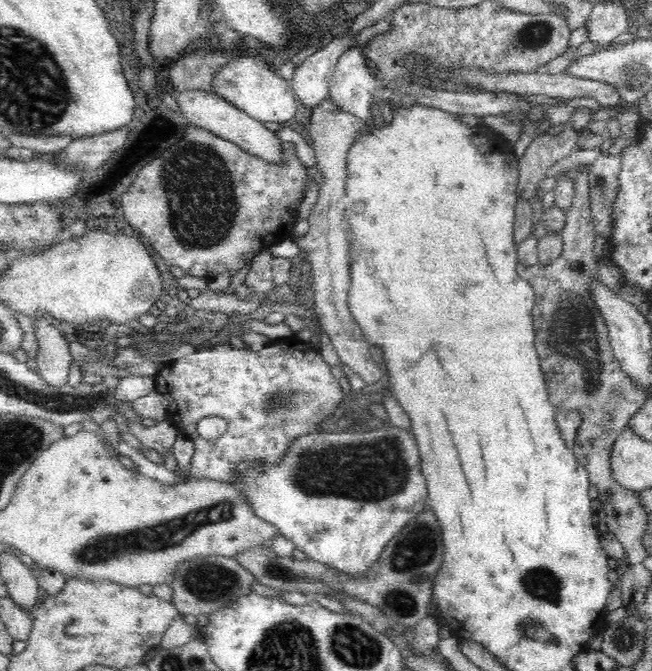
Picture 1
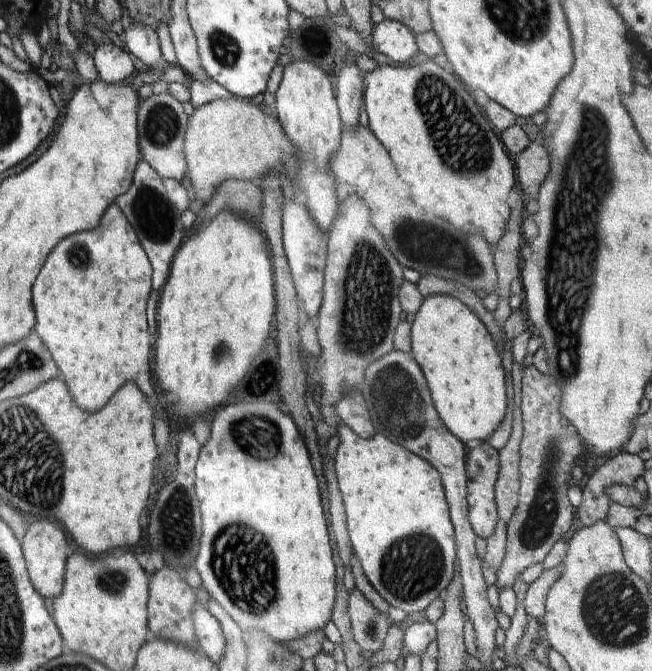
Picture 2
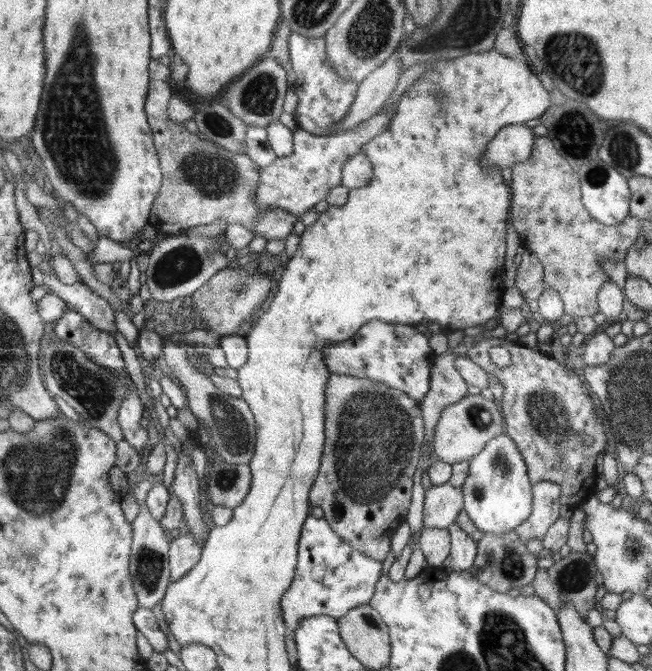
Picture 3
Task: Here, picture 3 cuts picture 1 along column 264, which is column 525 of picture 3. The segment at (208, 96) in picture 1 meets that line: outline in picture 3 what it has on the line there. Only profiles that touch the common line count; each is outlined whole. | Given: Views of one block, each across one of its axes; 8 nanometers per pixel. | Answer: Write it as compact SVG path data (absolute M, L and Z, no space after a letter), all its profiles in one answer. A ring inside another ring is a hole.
M509 124L508 126L503 126L487 144L484 156L480 156L481 164L483 166L497 166L501 170L504 170L504 168L513 168L517 162L524 162L530 158L535 138L533 130L526 127L526 125Z

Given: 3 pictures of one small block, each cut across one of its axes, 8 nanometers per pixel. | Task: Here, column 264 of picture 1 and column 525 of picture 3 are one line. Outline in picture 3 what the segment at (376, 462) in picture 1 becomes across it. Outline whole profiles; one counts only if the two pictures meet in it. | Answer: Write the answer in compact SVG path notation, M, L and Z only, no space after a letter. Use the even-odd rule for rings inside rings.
M503 432L489 440L483 450L469 461L469 471L462 486L463 505L469 519L485 534L504 534L515 531L530 516L533 501L533 484L530 482L524 458L516 443Z

